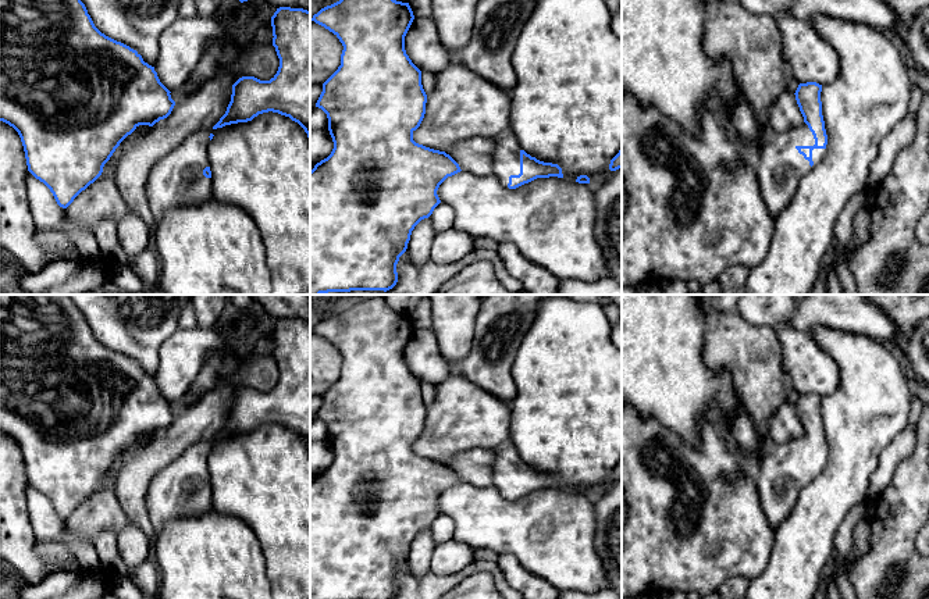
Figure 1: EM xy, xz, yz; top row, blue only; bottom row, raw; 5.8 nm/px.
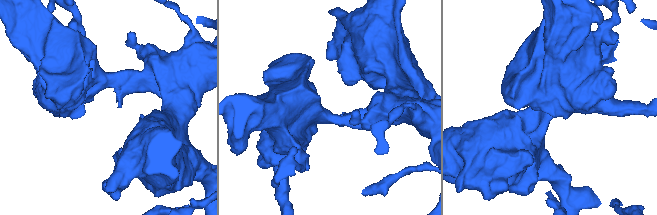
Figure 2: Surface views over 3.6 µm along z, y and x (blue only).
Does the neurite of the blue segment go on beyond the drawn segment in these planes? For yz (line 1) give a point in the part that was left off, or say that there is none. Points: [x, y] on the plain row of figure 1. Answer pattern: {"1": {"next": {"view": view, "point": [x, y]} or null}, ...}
{"1": {"next": {"view": "yz", "point": [779, 477]}}}

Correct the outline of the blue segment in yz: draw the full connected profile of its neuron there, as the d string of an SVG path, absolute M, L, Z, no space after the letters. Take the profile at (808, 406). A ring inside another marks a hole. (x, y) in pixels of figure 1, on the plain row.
M816 393L800 395L794 406L805 435L769 446L755 468L761 506L773 530L790 514L801 489L825 467L827 446L821 403Z

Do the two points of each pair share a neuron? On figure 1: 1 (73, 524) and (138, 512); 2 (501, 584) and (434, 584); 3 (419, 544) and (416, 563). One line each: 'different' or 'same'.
1: different
2: same
3: same

